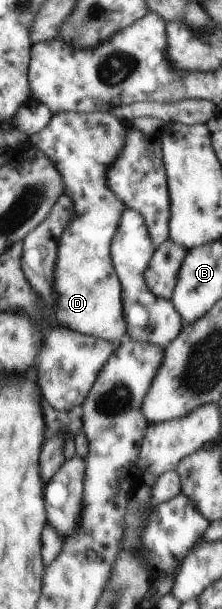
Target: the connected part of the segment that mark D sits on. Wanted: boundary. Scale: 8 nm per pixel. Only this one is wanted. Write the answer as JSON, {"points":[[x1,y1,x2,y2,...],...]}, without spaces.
{"points":[[110,110,87,113,61,112,52,114,50,122,30,137,30,143,41,149,58,169,65,186,65,195,74,203,76,216,64,229,58,243,58,256,55,271,55,291,57,291,57,311,47,313,47,321,59,323,83,335,112,341,127,339,126,321,122,304,121,286,118,275,114,272,110,245,118,228,121,214,127,209,126,205,116,196,116,192,109,187,108,171,123,151,125,145,126,124]]}

